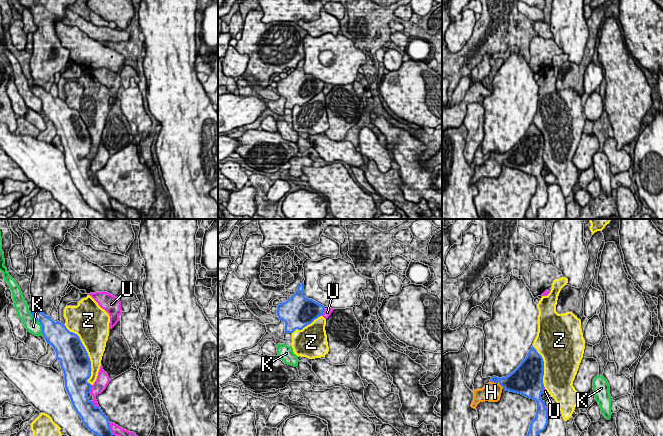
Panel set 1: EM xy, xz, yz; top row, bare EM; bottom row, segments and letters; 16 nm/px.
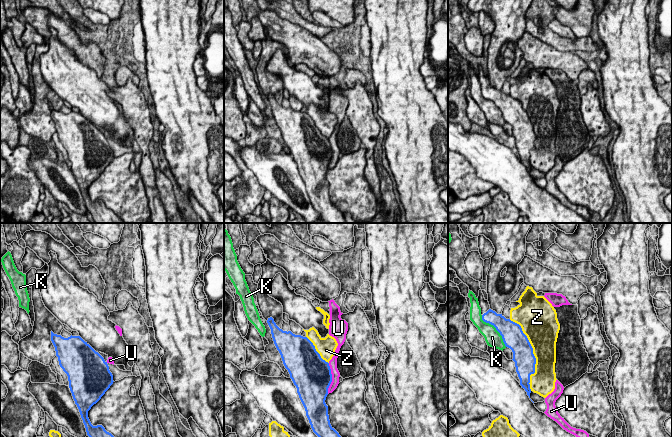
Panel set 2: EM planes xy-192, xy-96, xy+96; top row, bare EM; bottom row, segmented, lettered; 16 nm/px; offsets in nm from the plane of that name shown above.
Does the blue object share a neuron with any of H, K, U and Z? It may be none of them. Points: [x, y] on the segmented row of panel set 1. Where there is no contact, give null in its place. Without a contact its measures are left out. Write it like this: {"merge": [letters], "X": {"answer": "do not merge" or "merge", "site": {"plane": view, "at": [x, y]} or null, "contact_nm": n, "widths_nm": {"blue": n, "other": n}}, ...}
{"merge": ["H"], "H": {"answer": "merge", "site": {"plane": "yz", "at": [497, 383]}, "contact_nm": 260, "widths_nm": {"blue": 280, "other": 300}}, "K": {"answer": "do not merge", "site": {"plane": "xy", "at": [40, 323]}, "contact_nm": 440, "widths_nm": {"blue": 320, "other": 240}}, "U": {"answer": "do not merge", "site": {"plane": "xy", "at": [94, 405]}, "contact_nm": 160, "widths_nm": {"blue": 360, "other": 160}}, "Z": {"answer": "do not merge", "site": {"plane": "xy", "at": [87, 354]}, "contact_nm": 1050, "widths_nm": {"blue": 480, "other": 380}}}

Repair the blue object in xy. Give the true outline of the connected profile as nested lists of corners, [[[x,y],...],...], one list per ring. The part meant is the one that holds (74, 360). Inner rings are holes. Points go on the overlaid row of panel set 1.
[[[34,309],[30,313],[40,322],[47,344],[56,352],[56,359],[64,372],[66,391],[84,425],[98,436],[113,436],[108,418],[88,399],[92,387],[87,382],[91,376],[91,361],[79,336],[40,310]]]

